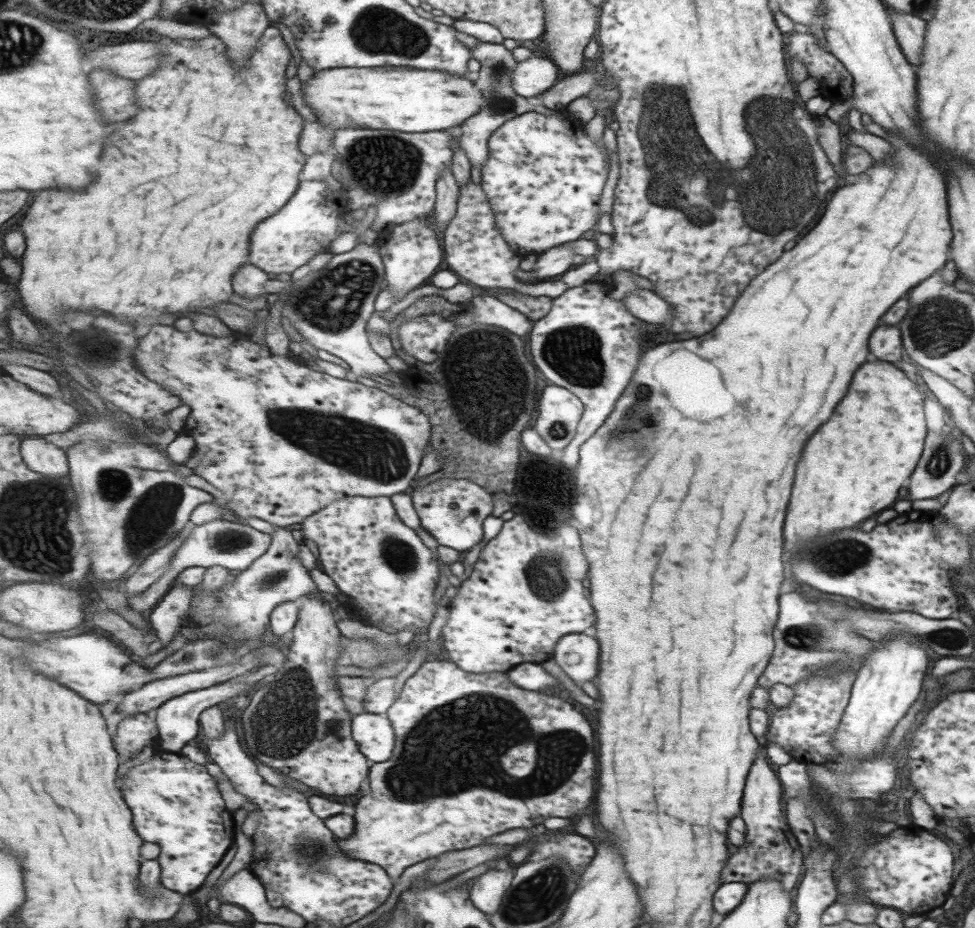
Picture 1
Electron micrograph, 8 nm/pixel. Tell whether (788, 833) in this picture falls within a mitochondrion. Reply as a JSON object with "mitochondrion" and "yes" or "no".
{"mitochondrion":"no"}

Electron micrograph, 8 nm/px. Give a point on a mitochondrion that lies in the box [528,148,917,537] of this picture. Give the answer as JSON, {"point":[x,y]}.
{"point":[576,353]}

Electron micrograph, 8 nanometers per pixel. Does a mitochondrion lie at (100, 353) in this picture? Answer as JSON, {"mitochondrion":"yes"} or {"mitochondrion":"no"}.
{"mitochondrion":"yes"}

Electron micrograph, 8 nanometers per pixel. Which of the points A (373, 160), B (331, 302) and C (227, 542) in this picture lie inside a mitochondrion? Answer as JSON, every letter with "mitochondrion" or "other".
{"A":"mitochondrion","B":"mitochondrion","C":"mitochondrion"}

